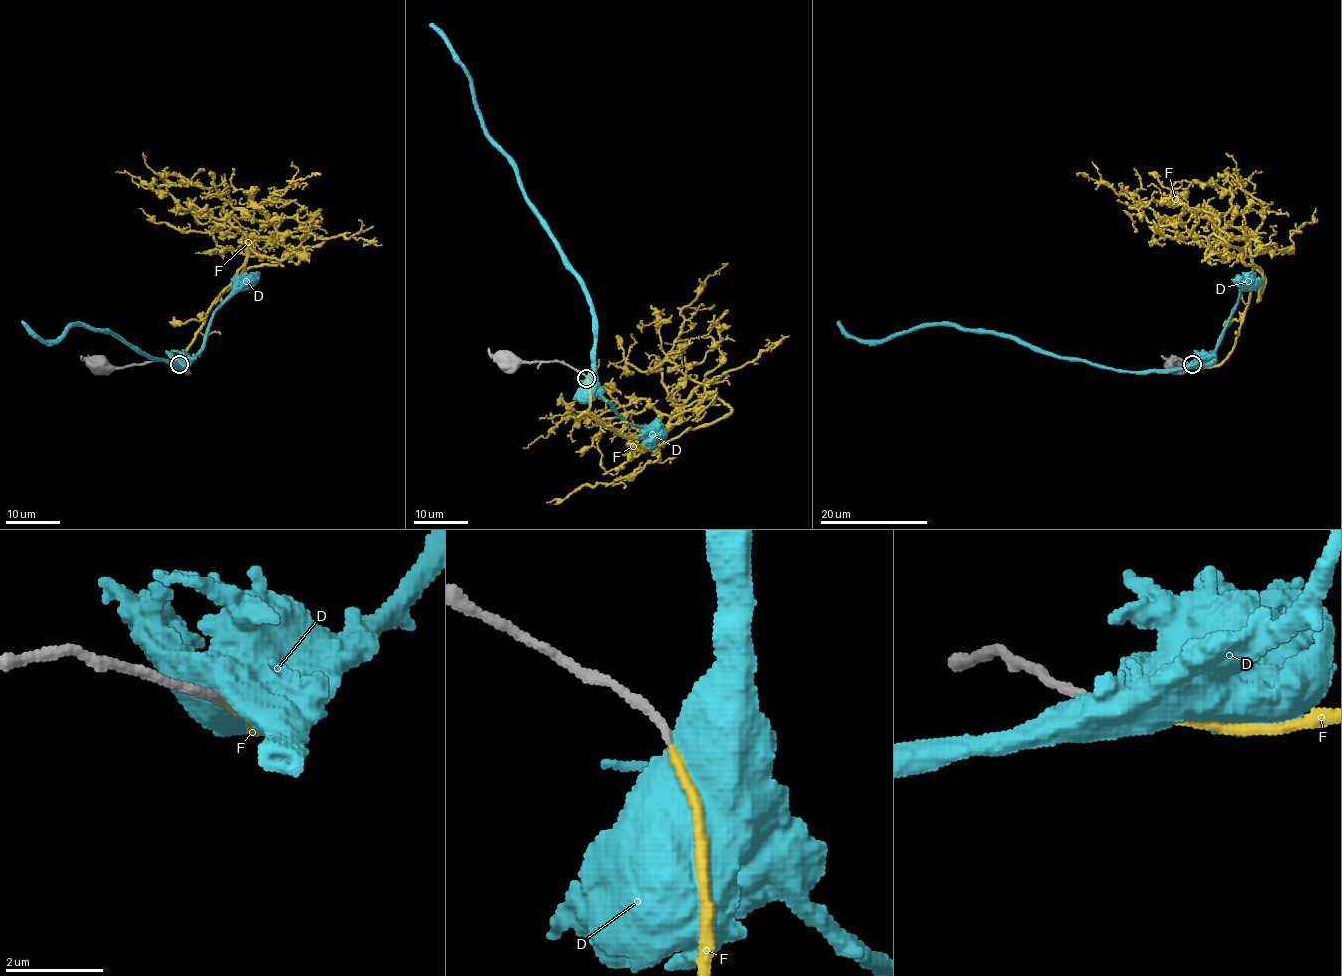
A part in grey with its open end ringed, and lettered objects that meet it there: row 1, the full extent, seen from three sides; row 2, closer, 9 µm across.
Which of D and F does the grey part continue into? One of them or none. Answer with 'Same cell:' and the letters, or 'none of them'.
Same cell: F

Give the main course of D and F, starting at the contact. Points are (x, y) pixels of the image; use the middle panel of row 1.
D: (587, 377), (593, 349), (589, 295), (526, 195), (515, 163), (488, 134), (469, 75), (448, 41), (429, 25)
F: (587, 379), (595, 419), (620, 435), (666, 431), (683, 406), (669, 397), (662, 360), (680, 311), (727, 262)

